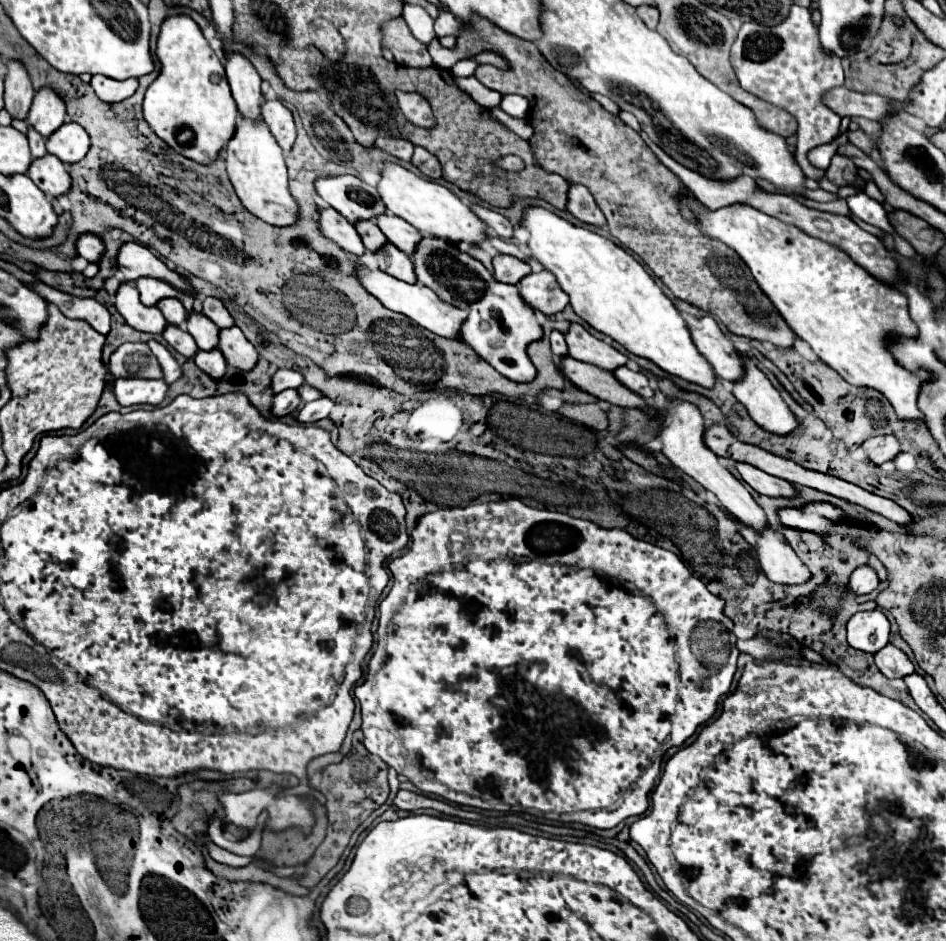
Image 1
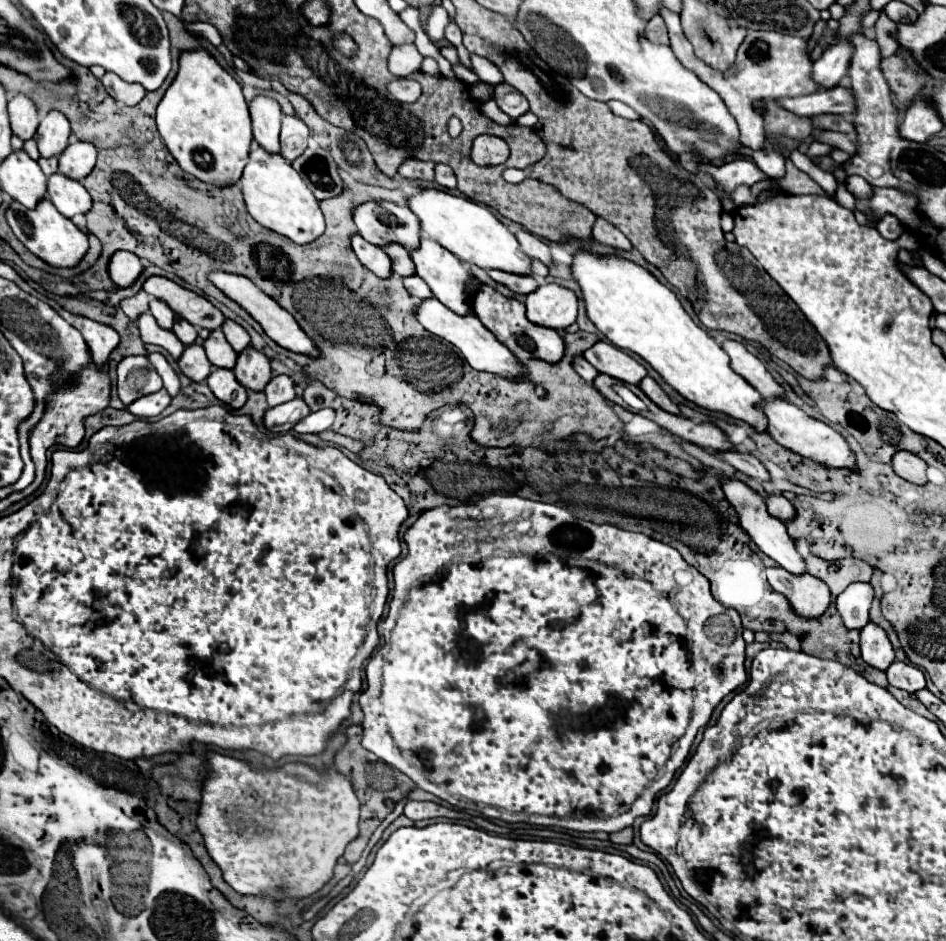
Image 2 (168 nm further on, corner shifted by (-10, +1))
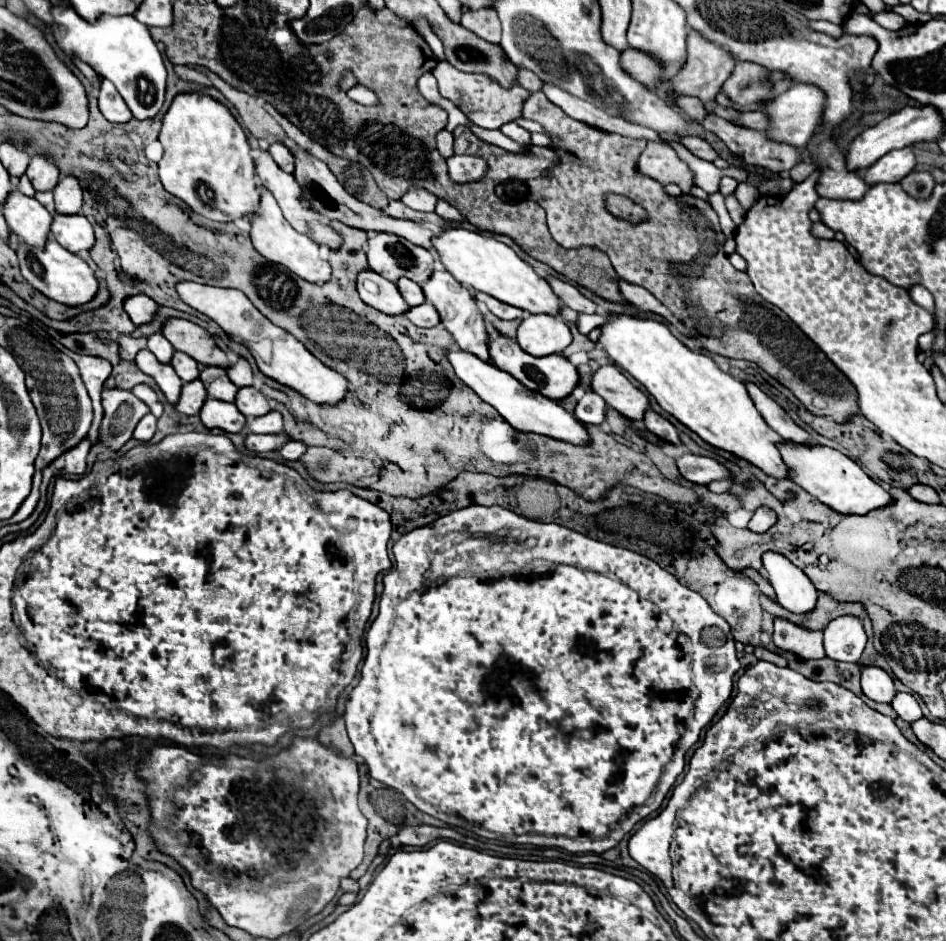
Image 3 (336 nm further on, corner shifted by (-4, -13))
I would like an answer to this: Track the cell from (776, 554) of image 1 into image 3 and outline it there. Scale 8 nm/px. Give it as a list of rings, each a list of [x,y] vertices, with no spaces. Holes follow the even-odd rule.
[[[775,617],[773,641],[779,649],[791,651],[801,659],[821,659],[825,657],[823,649],[823,631],[807,629],[789,619]]]

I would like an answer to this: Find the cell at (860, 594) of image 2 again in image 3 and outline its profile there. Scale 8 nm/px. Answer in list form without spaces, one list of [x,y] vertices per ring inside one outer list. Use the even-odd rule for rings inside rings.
[[[841,615],[825,629],[825,653],[835,661],[857,663],[867,643],[863,623],[855,615]]]

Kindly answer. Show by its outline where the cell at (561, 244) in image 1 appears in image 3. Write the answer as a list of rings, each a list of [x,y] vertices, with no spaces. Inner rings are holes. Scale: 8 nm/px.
[[[609,313],[607,321],[603,325],[597,327],[599,329],[599,347],[619,365],[623,367],[627,373],[631,373],[653,397],[655,401],[663,407],[663,411],[667,411],[669,415],[673,415],[677,421],[681,421],[683,425],[687,425],[691,431],[695,431],[703,441],[707,441],[713,447],[731,451],[733,455],[753,463],[755,467],[763,469],[767,475],[783,479],[787,477],[787,467],[781,461],[781,455],[775,447],[775,443],[781,443],[783,437],[779,437],[759,415],[759,411],[755,409],[745,385],[731,377],[729,373],[721,371],[711,357],[691,351],[687,349],[671,331],[663,321],[657,319],[641,319],[635,315],[627,315],[627,313]]]

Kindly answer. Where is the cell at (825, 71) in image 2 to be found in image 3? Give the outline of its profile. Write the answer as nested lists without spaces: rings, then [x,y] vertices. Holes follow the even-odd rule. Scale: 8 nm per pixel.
[[[795,83],[783,95],[775,97],[769,103],[769,107],[765,111],[769,121],[771,121],[771,125],[767,129],[767,137],[773,141],[795,145],[795,147],[805,147],[815,131],[815,125],[823,117],[825,101],[827,101],[827,95],[819,87],[813,87],[811,83]]]

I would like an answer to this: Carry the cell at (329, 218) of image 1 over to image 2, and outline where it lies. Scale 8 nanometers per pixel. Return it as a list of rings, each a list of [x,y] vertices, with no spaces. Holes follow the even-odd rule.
[[[355,235],[351,245],[353,245],[353,251],[359,257],[359,261],[371,273],[375,273],[379,279],[389,279],[391,277],[391,259],[381,247],[375,247],[375,245],[367,243],[361,235]]]

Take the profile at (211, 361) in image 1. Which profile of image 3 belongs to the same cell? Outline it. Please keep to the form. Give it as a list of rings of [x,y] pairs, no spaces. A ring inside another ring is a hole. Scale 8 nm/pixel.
[[[205,399],[199,417],[205,427],[219,427],[227,433],[239,433],[245,427],[245,415],[233,403],[219,399]]]

